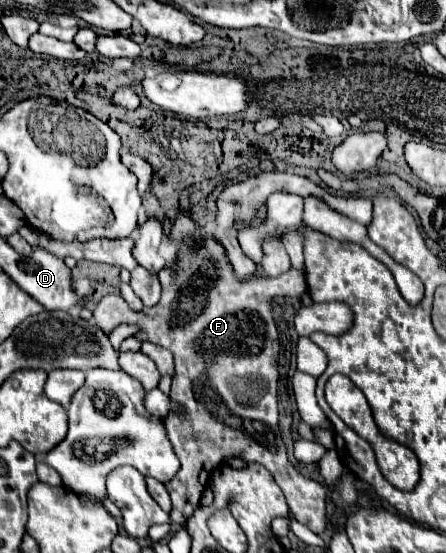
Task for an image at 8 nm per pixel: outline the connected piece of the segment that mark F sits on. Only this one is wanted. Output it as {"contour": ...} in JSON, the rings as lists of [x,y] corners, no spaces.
{"contour":[[[180,215],[172,227],[172,239],[180,241],[178,251],[178,269],[172,271],[164,267],[158,275],[162,281],[162,299],[154,307],[146,307],[140,313],[132,311],[128,303],[120,295],[106,295],[98,303],[94,311],[96,325],[110,333],[120,323],[138,323],[142,331],[136,335],[140,341],[152,341],[172,351],[176,359],[176,375],[172,379],[172,391],[170,397],[182,403],[184,413],[182,415],[170,415],[164,419],[168,437],[174,445],[174,451],[182,463],[180,471],[172,481],[166,483],[166,489],[172,497],[172,513],[170,519],[176,525],[186,525],[186,521],[192,517],[196,507],[200,505],[202,491],[206,489],[206,483],[210,479],[210,473],[222,465],[222,461],[228,455],[244,457],[246,461],[254,461],[264,465],[274,481],[280,485],[282,493],[286,495],[288,507],[292,517],[306,525],[314,533],[322,533],[326,529],[326,497],[330,494],[330,488],[337,484],[343,472],[348,470],[342,465],[337,451],[329,450],[324,457],[323,464],[329,466],[327,483],[312,481],[300,471],[294,469],[294,465],[286,457],[286,447],[282,443],[282,435],[278,431],[278,331],[272,319],[272,297],[284,295],[284,297],[302,297],[308,289],[304,281],[304,273],[298,269],[290,269],[278,277],[260,277],[260,279],[248,279],[240,281],[232,269],[230,263],[226,263],[226,251],[216,239],[194,239],[192,233],[196,229],[196,223],[188,215]]]}

